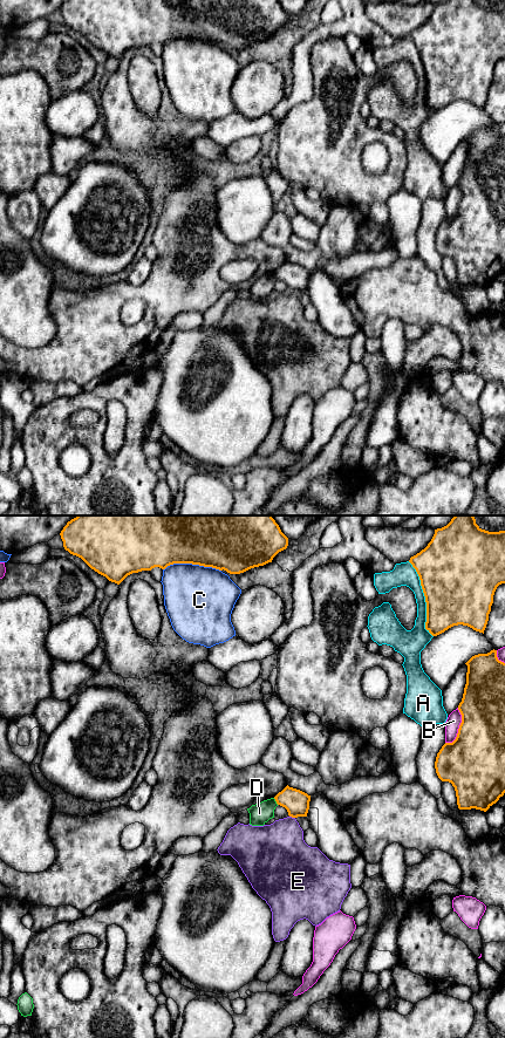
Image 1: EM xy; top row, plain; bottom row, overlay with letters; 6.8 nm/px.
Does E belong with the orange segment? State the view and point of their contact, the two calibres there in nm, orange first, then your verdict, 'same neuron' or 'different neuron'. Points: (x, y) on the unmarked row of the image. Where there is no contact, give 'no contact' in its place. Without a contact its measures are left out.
xy (292, 292) | 170/380 nm | different neuron

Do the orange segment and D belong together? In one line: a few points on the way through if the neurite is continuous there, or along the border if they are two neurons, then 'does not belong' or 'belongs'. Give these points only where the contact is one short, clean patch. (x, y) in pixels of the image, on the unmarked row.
border xy (273, 273), (278, 279); does not belong

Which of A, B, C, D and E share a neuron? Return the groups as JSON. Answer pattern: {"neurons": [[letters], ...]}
{"neurons": [["A"], ["B"], ["C"], ["D"], ["E"]]}

